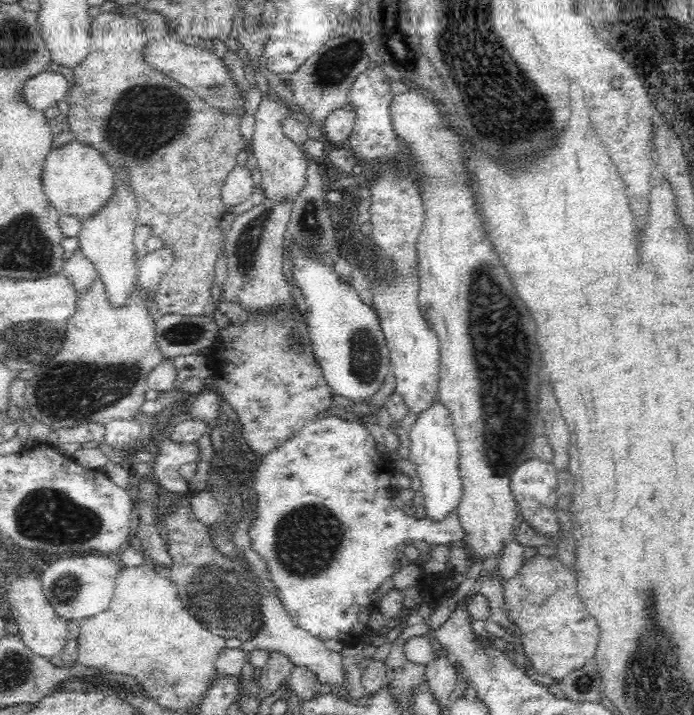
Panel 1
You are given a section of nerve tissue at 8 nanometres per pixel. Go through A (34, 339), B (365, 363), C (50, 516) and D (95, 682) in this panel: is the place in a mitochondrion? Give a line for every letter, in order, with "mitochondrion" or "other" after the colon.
A: mitochondrion
B: mitochondrion
C: mitochondrion
D: other

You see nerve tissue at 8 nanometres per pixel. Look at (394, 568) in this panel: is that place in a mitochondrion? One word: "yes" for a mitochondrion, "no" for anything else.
no

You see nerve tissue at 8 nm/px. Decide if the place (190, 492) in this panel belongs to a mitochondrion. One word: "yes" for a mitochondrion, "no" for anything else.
no

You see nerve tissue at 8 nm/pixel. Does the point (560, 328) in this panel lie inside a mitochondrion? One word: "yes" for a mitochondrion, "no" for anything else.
no

